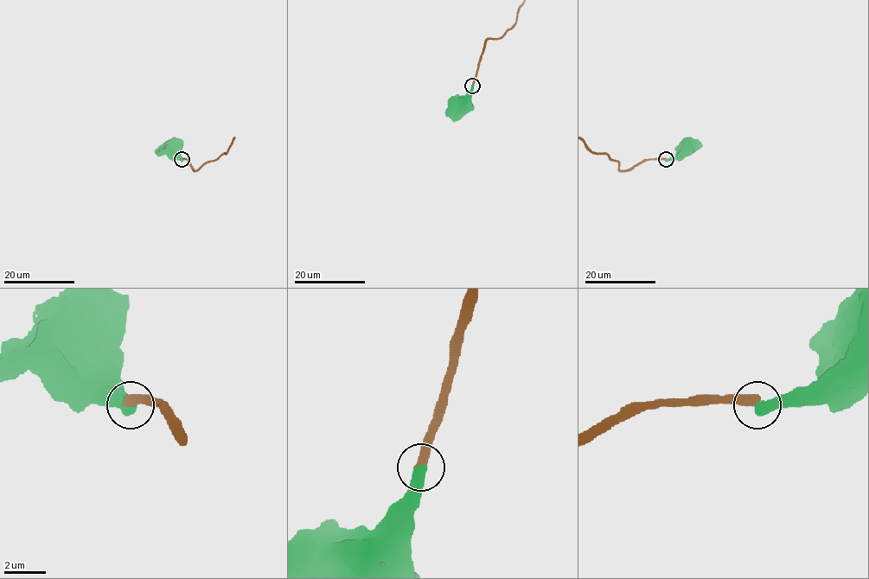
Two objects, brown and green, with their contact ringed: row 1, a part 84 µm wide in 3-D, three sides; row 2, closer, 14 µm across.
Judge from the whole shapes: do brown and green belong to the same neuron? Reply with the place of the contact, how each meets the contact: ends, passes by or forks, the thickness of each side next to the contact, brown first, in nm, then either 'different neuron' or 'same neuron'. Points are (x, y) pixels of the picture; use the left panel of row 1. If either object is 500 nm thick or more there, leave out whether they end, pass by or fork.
place (182, 159); calibres 460 and 500 nm; same neuron

